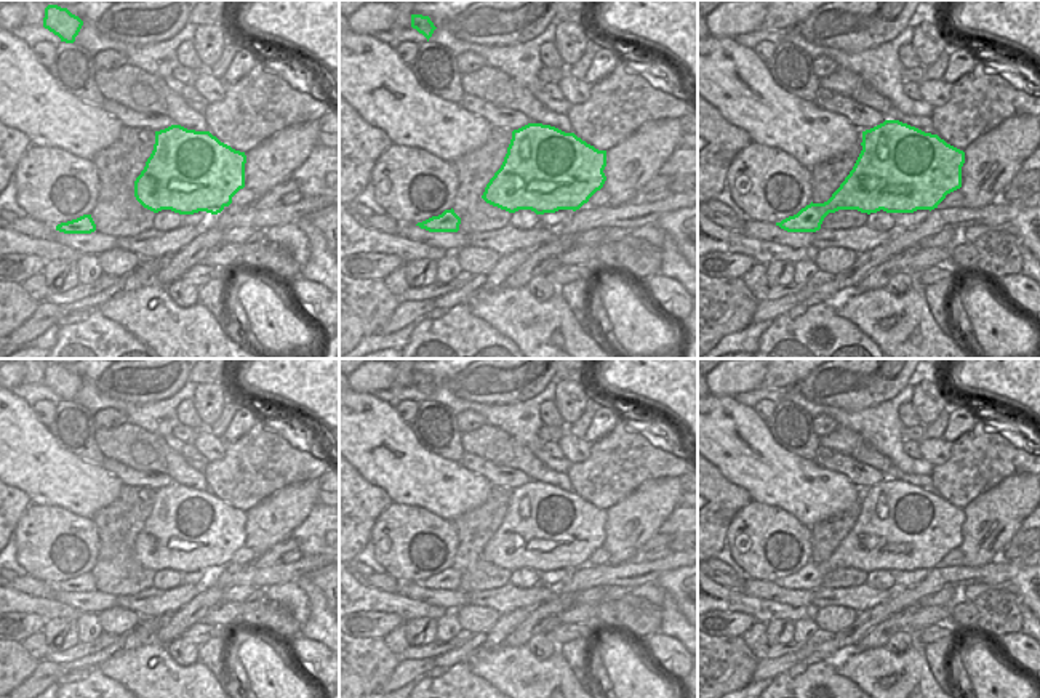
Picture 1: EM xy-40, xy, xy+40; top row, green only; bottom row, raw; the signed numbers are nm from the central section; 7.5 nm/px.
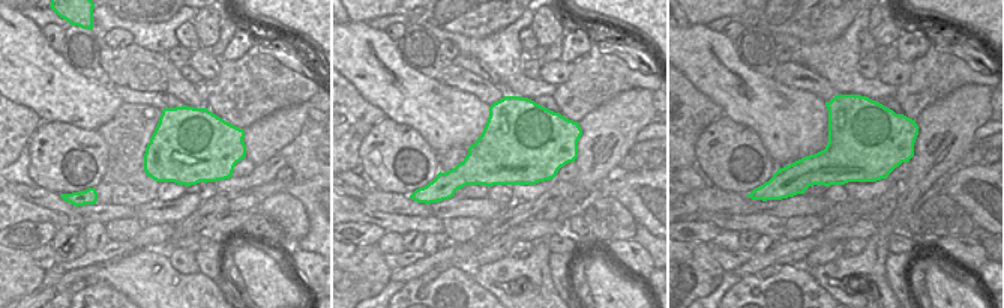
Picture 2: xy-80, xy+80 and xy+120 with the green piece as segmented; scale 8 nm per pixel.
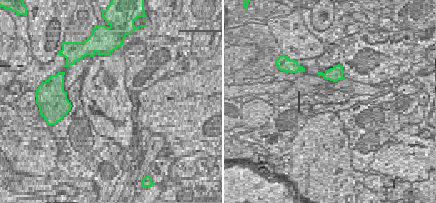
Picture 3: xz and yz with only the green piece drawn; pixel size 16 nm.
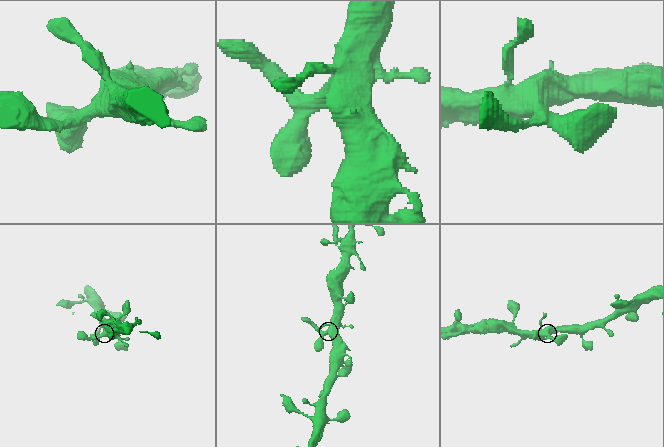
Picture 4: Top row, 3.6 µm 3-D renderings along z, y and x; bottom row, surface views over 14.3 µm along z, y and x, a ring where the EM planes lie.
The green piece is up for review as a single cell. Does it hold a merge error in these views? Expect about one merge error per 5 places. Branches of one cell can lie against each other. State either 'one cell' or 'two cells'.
one cell

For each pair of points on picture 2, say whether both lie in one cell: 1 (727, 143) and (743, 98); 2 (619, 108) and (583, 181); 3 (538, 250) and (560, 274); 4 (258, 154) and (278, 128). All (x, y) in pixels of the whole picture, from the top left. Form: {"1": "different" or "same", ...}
{"1": "different", "2": "same", "3": "different", "4": "same"}

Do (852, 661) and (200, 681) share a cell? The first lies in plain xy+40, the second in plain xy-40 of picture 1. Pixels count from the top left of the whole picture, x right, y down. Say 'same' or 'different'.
same

